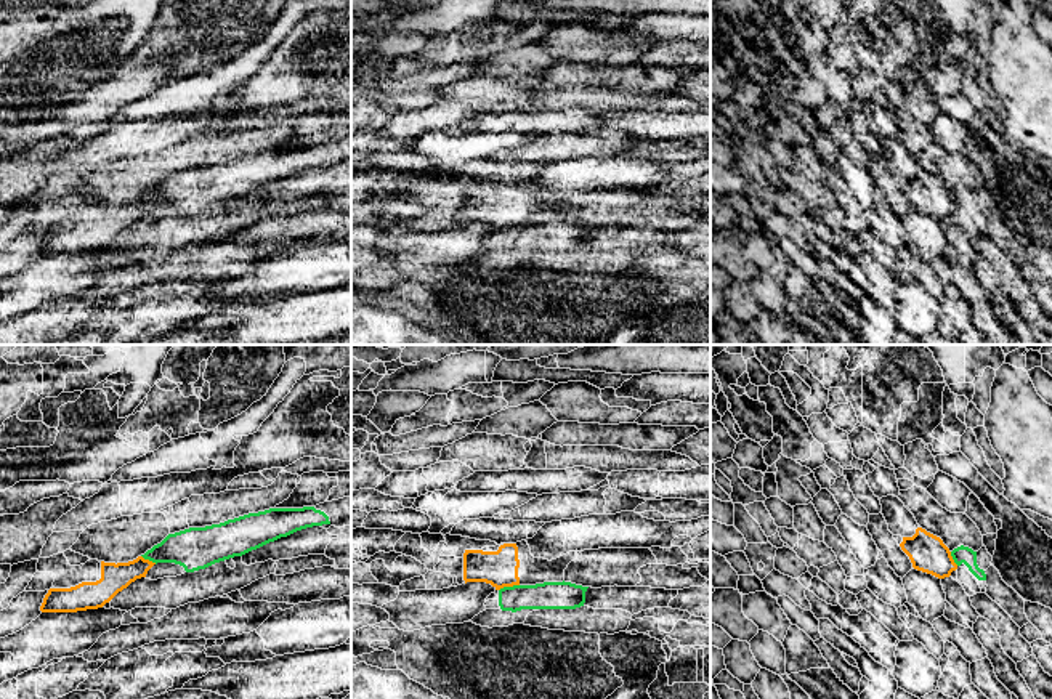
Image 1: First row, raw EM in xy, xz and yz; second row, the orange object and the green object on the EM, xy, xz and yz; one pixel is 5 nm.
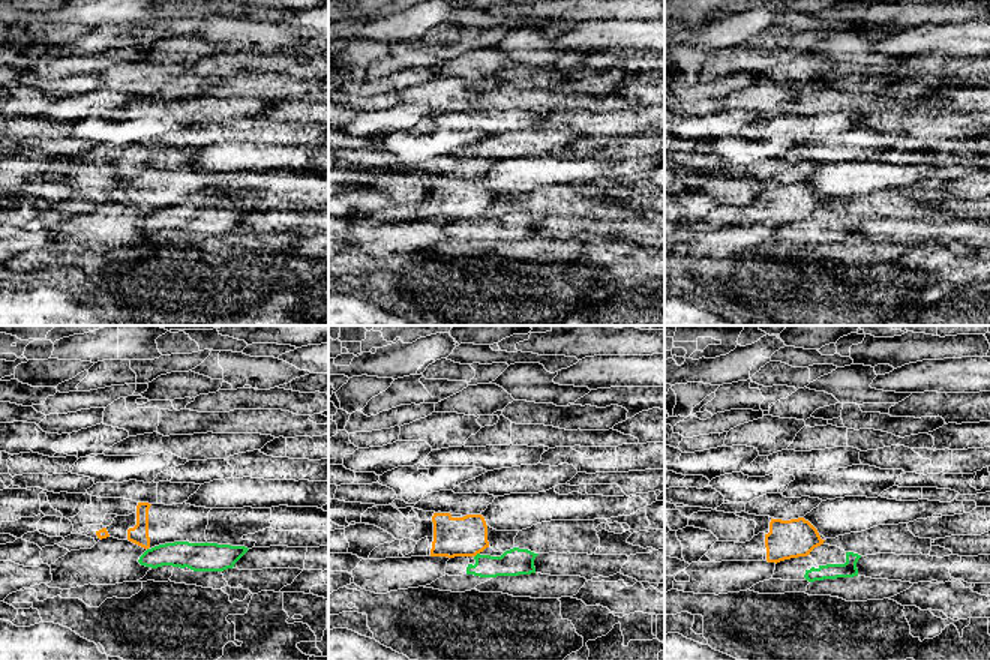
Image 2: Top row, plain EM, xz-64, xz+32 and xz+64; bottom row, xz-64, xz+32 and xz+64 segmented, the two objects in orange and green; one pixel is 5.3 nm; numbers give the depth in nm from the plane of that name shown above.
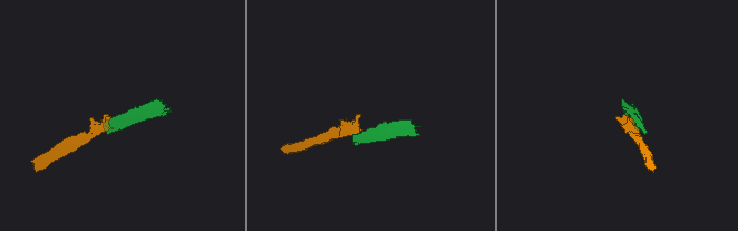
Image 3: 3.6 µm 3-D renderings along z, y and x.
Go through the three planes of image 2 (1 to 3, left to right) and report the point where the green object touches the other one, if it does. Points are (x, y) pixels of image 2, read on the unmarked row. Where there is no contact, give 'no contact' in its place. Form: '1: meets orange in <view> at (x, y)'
1: no contact
2: meets orange in xz+32 at (476, 218)
3: no contact

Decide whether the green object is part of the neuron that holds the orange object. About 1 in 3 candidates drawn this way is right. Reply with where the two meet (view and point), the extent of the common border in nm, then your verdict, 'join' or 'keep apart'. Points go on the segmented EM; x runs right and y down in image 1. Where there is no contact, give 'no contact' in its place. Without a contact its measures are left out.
contact xz (509, 585); length 110 nm; keep apart

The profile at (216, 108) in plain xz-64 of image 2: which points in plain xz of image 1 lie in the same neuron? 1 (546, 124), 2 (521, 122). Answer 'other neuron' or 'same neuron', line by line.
1: same neuron
2: same neuron

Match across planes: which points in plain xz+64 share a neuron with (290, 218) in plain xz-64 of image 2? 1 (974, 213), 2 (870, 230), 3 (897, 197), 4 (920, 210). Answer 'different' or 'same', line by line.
1: different
2: same
3: different
4: different

